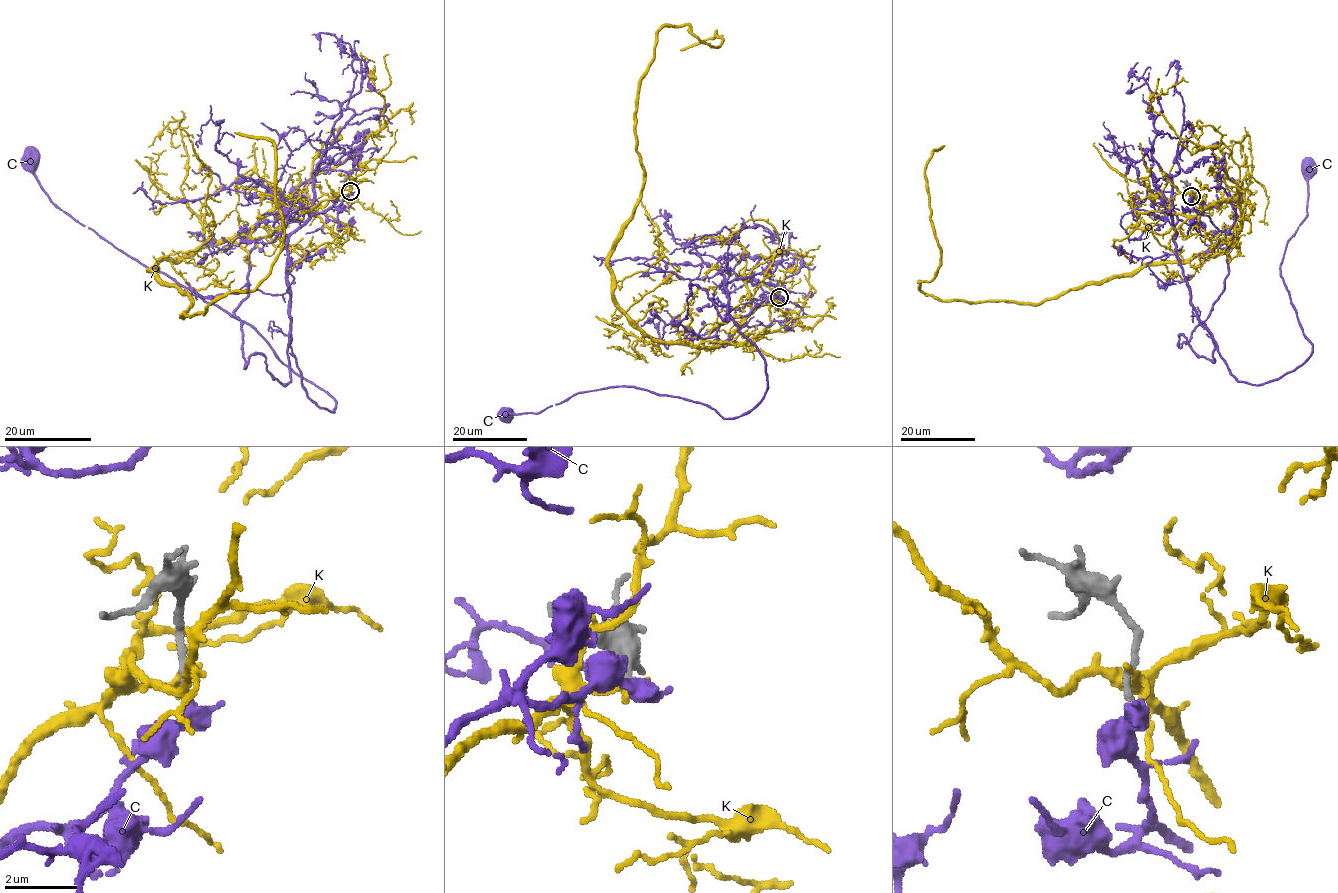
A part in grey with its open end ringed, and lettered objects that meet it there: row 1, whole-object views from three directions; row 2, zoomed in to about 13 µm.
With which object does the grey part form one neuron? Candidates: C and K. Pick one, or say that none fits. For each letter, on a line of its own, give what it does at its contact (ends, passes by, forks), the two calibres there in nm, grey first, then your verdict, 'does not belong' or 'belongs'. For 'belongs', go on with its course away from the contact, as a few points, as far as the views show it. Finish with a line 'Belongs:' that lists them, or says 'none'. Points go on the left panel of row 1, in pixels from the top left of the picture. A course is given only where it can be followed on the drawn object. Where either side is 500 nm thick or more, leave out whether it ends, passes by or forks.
C: 200/550 nm | belongs | via (350, 192), (257, 241), (234, 312), (244, 367), (285, 384), (290, 347), (332, 412), (32, 158)
K: it ends | 240/200 nm | does not belong
Belongs: C

